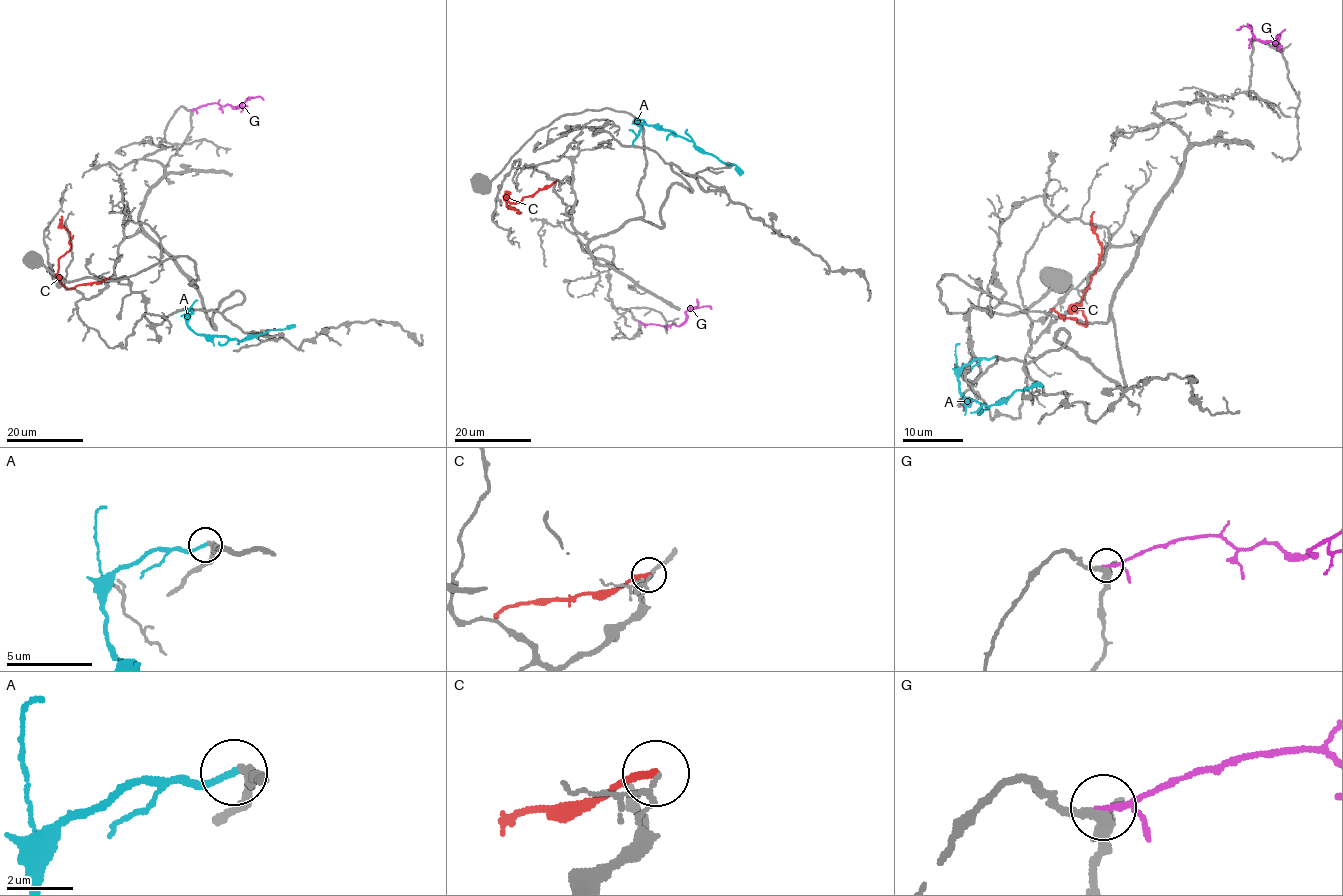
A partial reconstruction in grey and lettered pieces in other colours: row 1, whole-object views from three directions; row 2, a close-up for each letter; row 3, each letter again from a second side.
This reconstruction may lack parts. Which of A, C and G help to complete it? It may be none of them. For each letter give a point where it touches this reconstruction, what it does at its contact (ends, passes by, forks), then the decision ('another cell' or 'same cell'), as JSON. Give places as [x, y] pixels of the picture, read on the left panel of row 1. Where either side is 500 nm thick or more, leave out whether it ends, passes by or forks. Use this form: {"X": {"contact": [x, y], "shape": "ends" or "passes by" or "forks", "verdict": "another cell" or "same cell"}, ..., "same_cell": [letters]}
{"A": {"contact": [185, 309], "shape": "ends", "verdict": "same cell"}, "C": {"contact": [108, 278], "shape": "ends", "verdict": "another cell"}, "G": {"contact": [192, 109], "shape": "ends", "verdict": "another cell"}, "same_cell": ["A"]}

